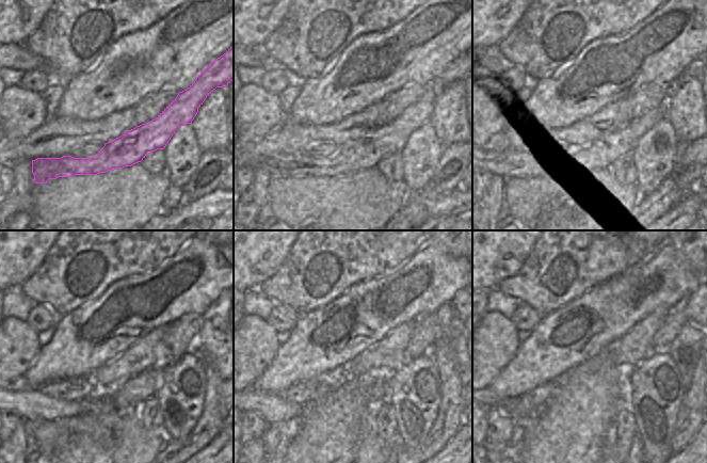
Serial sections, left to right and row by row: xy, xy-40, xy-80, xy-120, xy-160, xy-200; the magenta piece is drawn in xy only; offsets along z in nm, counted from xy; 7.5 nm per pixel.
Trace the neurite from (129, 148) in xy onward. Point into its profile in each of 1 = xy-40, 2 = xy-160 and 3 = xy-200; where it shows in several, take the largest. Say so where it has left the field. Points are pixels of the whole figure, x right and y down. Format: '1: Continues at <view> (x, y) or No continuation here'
1: Continues at xy-40 (365, 152)
2: Continues at xy-160 (273, 408)
3: Continues at xy-200 (512, 408)

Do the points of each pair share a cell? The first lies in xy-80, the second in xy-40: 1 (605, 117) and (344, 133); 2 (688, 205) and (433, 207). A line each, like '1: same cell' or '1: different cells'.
1: same cell
2: same cell

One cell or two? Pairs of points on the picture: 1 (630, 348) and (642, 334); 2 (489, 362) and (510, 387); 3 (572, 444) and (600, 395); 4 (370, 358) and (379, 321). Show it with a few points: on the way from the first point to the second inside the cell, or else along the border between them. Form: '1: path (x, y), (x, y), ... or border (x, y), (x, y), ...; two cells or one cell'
1: path (633, 345), (640, 337); one cell
2: border (515, 354), (487, 387); two cells
3: path (572, 432), (573, 425), (589, 406); one cell
4: border (394, 329), (352, 357); two cells

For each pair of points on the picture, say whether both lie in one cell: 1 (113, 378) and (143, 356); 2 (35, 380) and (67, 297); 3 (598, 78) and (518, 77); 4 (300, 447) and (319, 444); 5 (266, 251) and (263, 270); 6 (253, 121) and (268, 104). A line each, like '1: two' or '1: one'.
1: one
2: two
3: two
4: one
5: one
6: one

